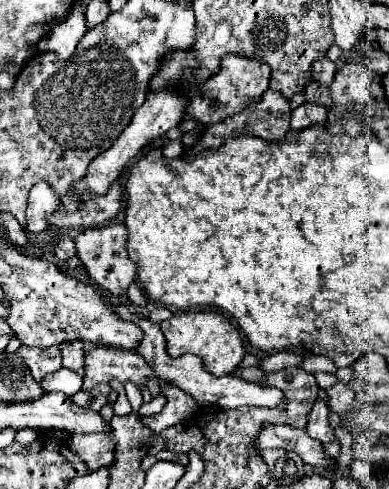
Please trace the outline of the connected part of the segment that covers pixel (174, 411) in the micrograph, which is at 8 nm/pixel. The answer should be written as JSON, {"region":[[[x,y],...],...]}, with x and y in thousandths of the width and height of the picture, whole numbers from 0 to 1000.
{"region":[[[429,789],[424,798],[414,798],[414,806],[429,810],[424,834],[409,847],[398,847],[398,851],[388,851],[388,855],[378,855],[368,863],[383,875],[393,875],[398,883],[414,883],[414,879],[424,879],[424,875],[434,875],[445,867],[476,863],[476,859],[486,859],[501,847],[501,838],[506,838],[501,814],[476,806],[465,793]]]}

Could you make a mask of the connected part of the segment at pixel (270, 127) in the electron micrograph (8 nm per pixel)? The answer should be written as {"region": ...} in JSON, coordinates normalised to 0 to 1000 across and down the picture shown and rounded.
{"region":[[[686,180],[666,209],[650,209],[650,213],[630,217],[614,233],[604,233],[594,241],[578,241],[563,254],[527,258],[517,286],[481,315],[512,311],[512,307],[527,307],[527,303],[563,303],[563,299],[573,299],[584,290],[584,282],[604,282],[604,278],[620,278],[620,274],[650,274],[650,278],[666,278],[666,282],[681,282],[681,286],[697,286],[697,290],[728,286],[738,266],[743,266],[743,241],[748,241],[743,204],[728,200],[722,188]]]}

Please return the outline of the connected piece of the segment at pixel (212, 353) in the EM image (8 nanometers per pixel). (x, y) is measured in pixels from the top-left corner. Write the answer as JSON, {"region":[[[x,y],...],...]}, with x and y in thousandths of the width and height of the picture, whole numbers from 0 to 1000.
{"region":[[[455,638],[445,642],[445,650],[414,658],[414,675],[424,683],[429,720],[440,728],[465,728],[491,720],[522,736],[527,753],[542,765],[558,769],[599,761],[630,728],[630,708],[614,675],[589,658],[584,646],[563,638]]]}

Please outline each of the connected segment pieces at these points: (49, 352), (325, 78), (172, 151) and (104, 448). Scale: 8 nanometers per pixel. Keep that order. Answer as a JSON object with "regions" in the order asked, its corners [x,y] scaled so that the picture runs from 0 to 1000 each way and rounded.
{"regions":[[[[136,703],[136,708],[121,708],[121,712],[54,708],[44,720],[64,736],[64,744],[75,748],[95,785],[105,785],[111,773],[126,761],[141,761],[141,757],[157,753],[157,712],[152,712],[152,703]]],[[[841,115],[820,119],[815,127],[805,127],[805,160],[825,172],[825,176],[846,176],[861,160],[861,127],[851,127]]],[[[445,286],[427,294],[414,297],[419,317],[429,323],[455,323],[468,317],[476,305],[465,286]]],[[[193,888],[183,896],[183,924],[198,928],[229,961],[249,961],[249,953],[285,953],[290,949],[290,916],[296,900],[290,888]]]]}

